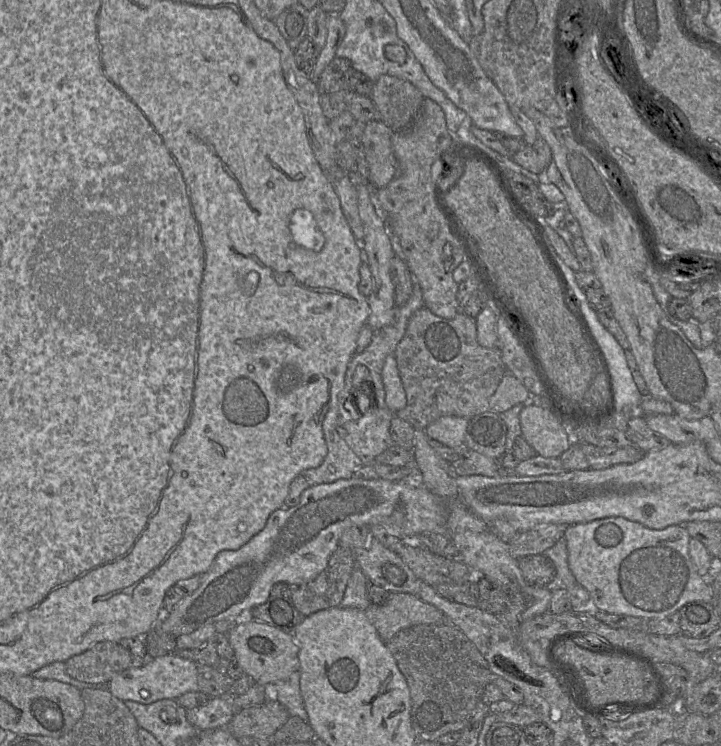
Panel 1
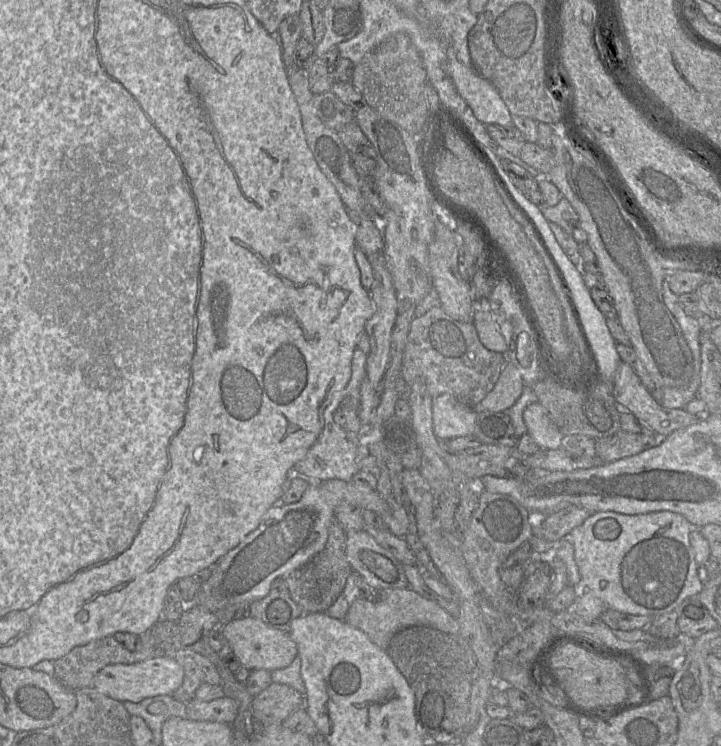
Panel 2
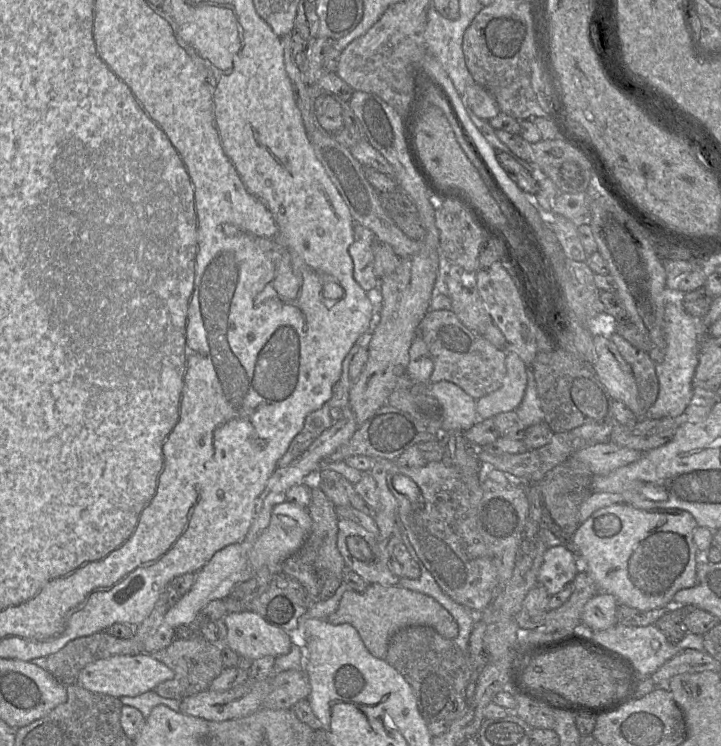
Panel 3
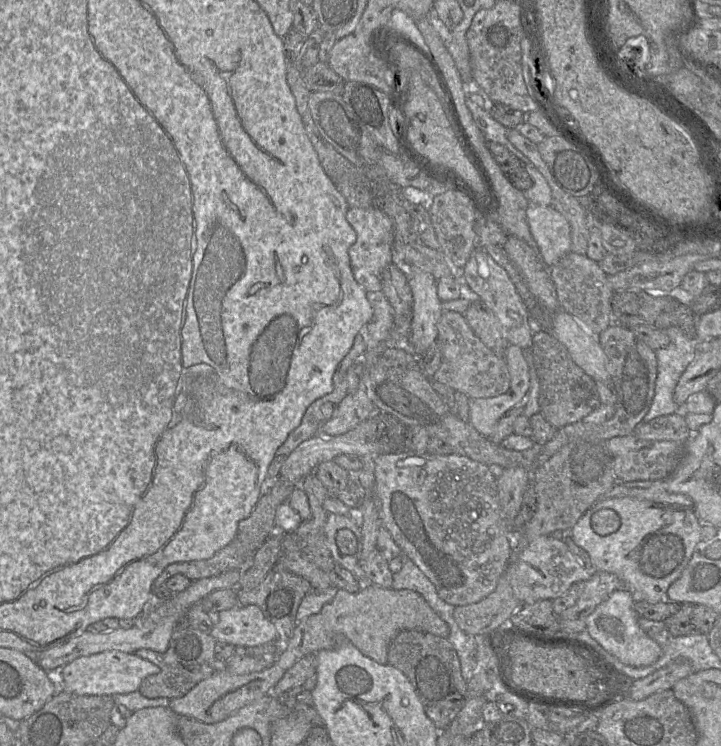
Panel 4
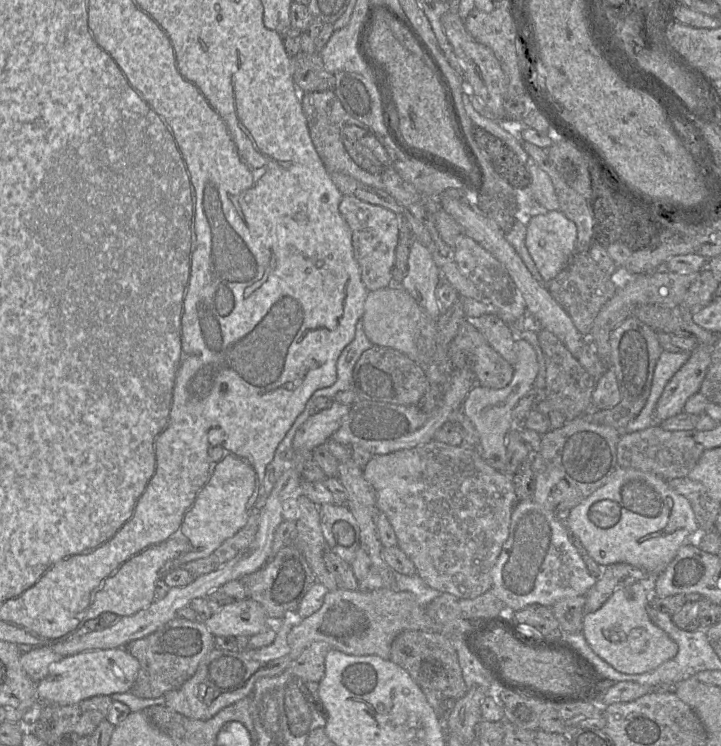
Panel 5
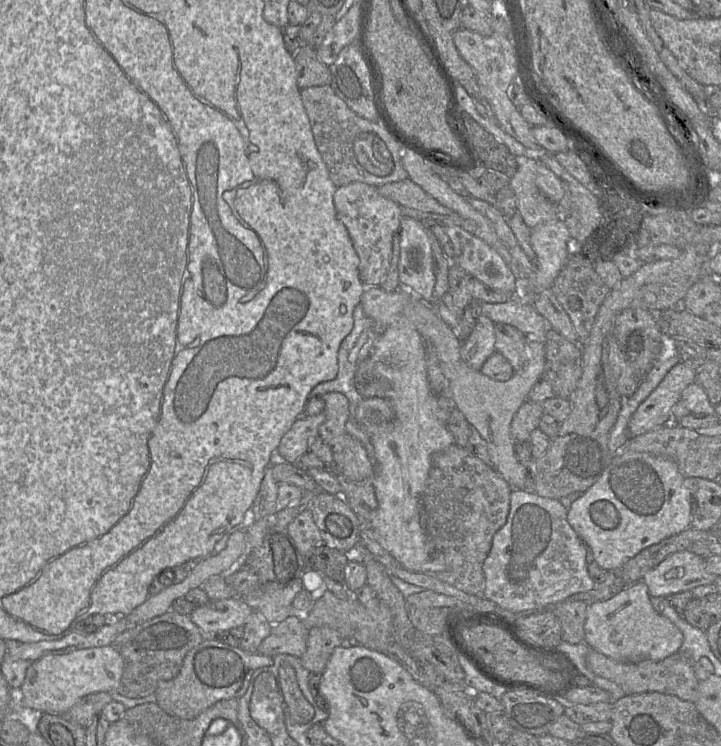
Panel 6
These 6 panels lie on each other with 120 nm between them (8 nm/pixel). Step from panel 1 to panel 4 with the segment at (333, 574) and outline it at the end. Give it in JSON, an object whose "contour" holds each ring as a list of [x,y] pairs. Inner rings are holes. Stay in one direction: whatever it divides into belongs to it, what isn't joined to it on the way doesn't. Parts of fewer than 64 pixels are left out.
{"contour":[[[315,472],[308,474],[301,482],[300,487],[308,496],[311,517],[303,520],[293,532],[283,535],[278,565],[285,570],[305,578],[312,586],[312,590],[324,591],[333,586],[331,572],[336,562],[327,547],[325,524],[328,512],[323,507],[323,502],[329,495],[328,490],[321,483]]]}

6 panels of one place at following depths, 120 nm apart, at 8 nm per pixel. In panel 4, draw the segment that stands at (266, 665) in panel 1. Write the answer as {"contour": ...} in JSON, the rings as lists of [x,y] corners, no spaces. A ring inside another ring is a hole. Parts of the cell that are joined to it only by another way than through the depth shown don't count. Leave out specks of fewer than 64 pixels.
{"contour":[[[238,605],[221,611],[219,621],[210,634],[216,641],[244,647],[279,641],[282,636],[280,630],[256,605]]]}

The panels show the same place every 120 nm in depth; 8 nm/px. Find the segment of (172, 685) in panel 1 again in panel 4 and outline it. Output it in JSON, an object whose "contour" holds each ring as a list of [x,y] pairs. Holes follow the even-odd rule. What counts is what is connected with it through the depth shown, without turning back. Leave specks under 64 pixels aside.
{"contour":[[[104,651],[82,656],[63,666],[52,676],[58,681],[59,689],[76,695],[129,694],[139,690],[143,679],[159,673],[160,668],[135,653]]]}

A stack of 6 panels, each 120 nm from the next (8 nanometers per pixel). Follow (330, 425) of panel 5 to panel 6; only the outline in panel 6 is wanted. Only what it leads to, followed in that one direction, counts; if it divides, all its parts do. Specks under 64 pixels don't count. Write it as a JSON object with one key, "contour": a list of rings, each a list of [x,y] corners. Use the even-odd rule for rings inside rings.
{"contour":[[[321,412],[314,416],[302,416],[296,419],[291,428],[283,435],[276,450],[280,460],[295,463],[306,452],[313,438],[319,436],[319,427],[325,421]]]}

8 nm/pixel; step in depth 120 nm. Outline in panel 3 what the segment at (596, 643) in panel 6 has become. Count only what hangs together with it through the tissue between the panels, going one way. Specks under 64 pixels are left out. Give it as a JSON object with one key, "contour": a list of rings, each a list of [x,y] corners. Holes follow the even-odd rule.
{"contour":[[[598,592],[584,605],[581,623],[586,630],[606,630],[617,624],[617,599],[605,592]]]}

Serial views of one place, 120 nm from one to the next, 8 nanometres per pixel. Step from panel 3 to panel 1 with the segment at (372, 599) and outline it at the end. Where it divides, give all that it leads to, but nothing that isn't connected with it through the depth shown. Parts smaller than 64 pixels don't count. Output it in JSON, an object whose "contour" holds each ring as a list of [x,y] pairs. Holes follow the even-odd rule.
{"contour":[[[391,592],[385,604],[370,604],[364,611],[386,643],[400,630],[414,625],[447,622],[446,616],[438,608],[417,595],[404,592]]]}

